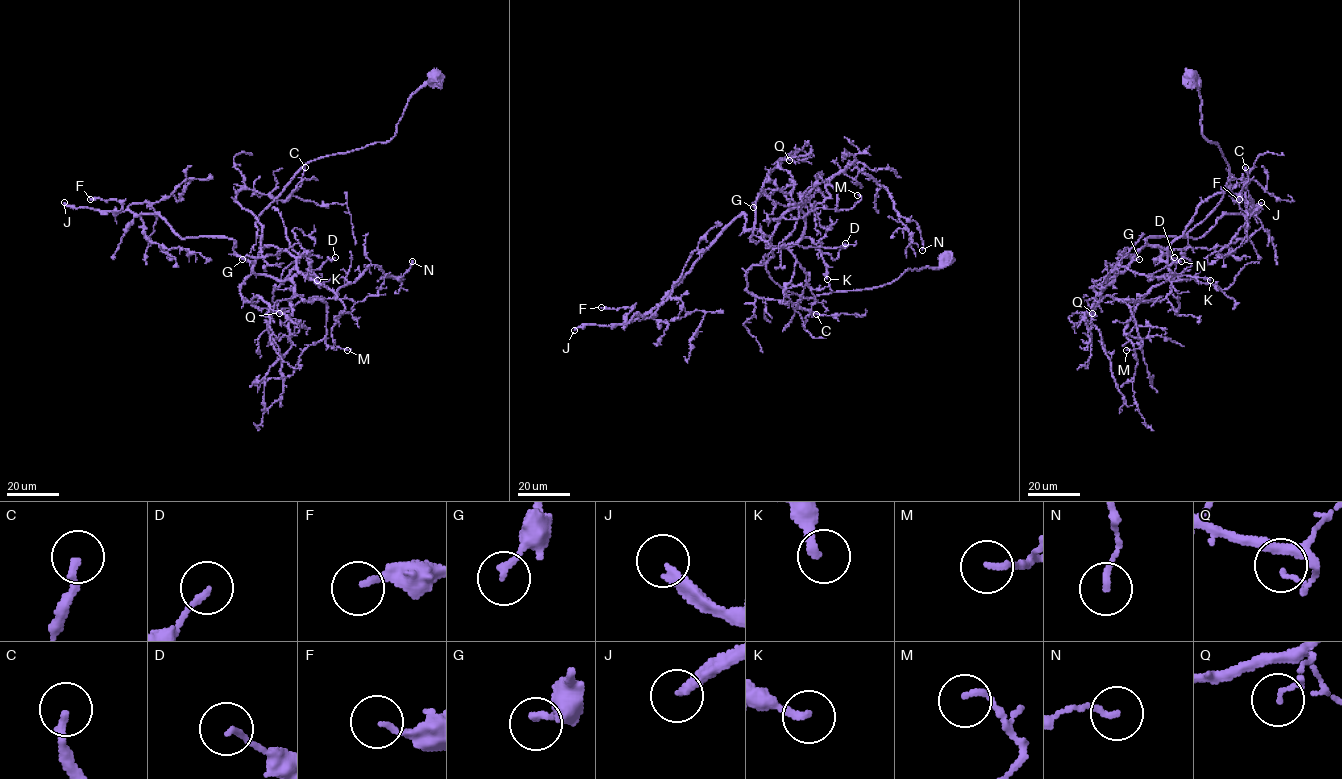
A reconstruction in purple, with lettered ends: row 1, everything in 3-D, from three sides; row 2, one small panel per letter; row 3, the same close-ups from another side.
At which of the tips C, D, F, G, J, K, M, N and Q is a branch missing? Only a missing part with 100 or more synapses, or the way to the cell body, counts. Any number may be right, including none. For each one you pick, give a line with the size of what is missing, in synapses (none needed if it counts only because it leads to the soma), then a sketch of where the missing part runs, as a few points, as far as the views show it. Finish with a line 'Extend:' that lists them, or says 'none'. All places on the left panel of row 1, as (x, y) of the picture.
J: 350 syn
Extend: J

